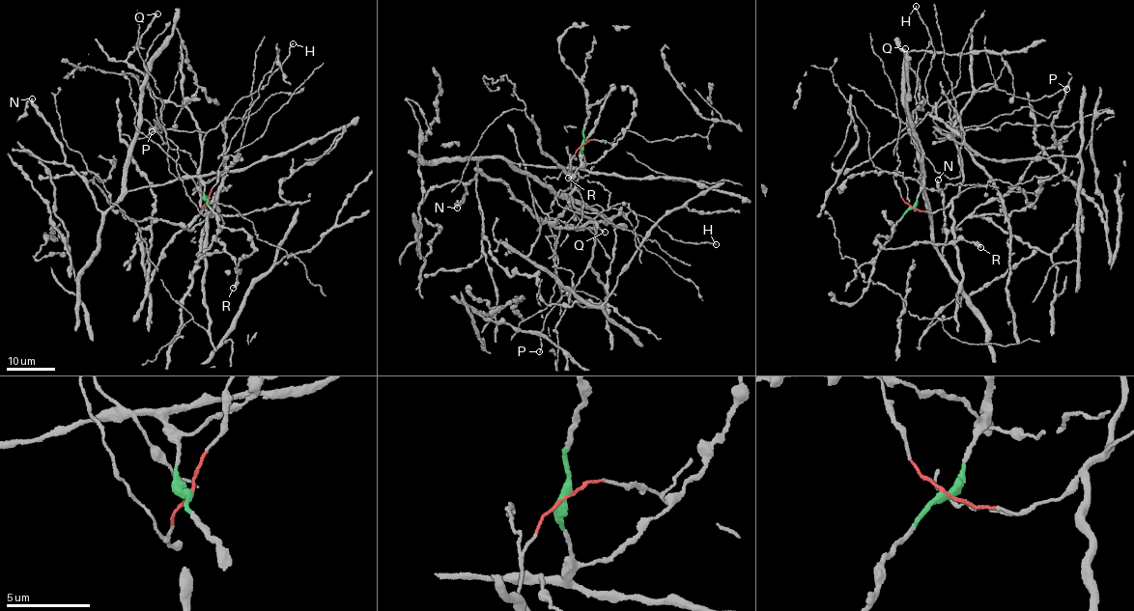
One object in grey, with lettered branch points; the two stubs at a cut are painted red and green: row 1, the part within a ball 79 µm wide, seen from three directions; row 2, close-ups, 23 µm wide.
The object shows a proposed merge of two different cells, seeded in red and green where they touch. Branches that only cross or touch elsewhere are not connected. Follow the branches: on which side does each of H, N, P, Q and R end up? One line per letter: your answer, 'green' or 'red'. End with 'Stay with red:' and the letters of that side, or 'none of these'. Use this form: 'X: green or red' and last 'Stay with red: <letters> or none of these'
H: red
N: green
P: red
Q: green
R: green
Stay with red: H, P

